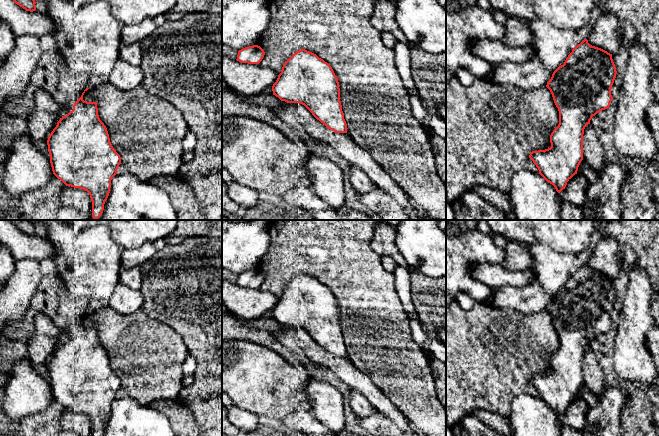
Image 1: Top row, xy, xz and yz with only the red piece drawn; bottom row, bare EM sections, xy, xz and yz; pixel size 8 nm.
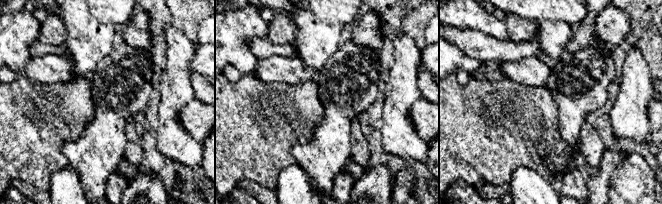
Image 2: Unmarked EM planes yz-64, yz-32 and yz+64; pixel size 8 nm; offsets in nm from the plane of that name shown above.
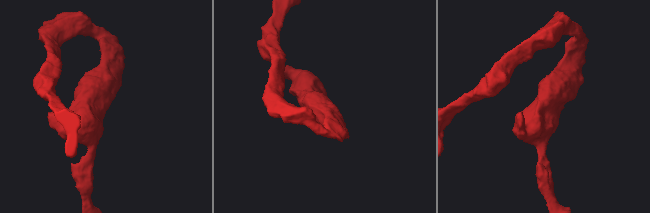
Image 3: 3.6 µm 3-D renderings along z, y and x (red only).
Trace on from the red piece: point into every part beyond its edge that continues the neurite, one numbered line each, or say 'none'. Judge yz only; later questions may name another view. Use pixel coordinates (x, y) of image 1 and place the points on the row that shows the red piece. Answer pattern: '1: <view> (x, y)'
none

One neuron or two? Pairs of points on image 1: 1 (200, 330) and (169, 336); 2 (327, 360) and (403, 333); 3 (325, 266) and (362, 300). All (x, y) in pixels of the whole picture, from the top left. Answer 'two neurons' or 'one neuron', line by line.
1: two neurons
2: two neurons
3: one neuron

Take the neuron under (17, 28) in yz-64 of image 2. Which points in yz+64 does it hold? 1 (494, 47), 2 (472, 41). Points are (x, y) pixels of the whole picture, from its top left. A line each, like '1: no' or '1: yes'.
1: no
2: no

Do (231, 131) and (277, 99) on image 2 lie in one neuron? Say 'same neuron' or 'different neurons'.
same neuron

